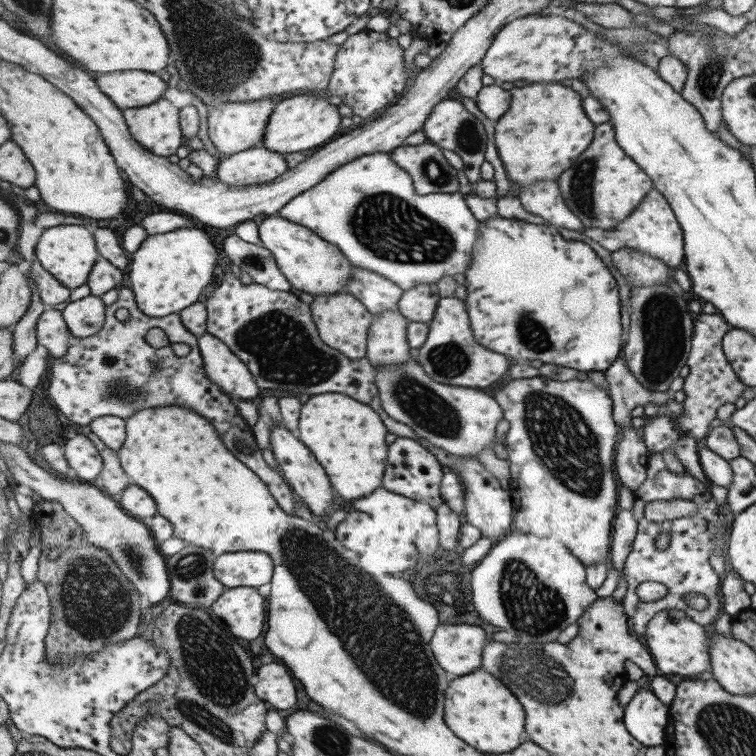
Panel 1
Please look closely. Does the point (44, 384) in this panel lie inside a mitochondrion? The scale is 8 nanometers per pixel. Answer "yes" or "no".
no

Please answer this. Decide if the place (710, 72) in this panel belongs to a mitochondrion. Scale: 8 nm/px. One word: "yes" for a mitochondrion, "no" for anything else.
yes

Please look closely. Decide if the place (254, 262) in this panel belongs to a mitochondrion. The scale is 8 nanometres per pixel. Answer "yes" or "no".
yes

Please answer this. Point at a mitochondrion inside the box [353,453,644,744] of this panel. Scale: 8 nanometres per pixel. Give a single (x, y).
(533, 607)

